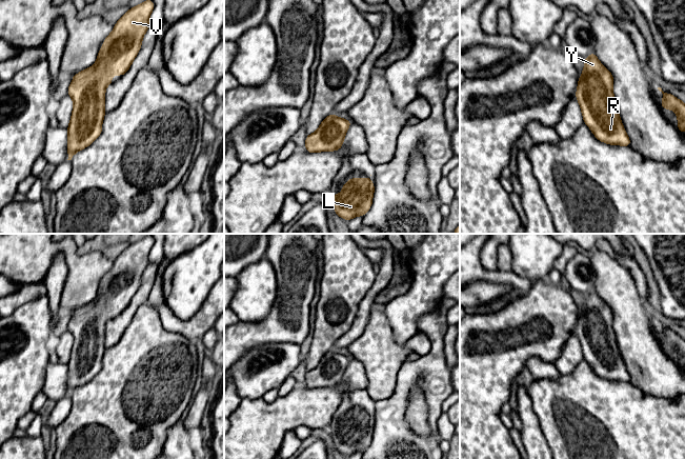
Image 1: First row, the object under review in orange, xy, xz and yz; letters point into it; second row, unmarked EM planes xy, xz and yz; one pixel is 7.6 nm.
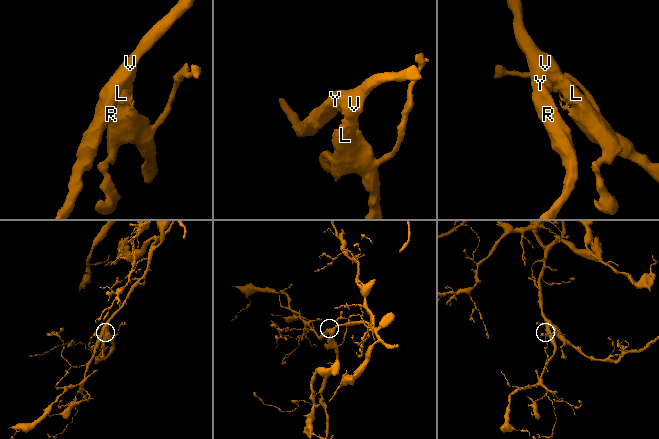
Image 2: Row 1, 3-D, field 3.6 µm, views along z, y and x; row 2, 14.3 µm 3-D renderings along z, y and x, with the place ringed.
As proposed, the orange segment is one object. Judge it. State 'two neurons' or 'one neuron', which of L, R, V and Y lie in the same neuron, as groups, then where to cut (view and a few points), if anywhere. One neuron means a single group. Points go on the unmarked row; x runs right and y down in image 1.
one neuron; L R V Y; no cut

